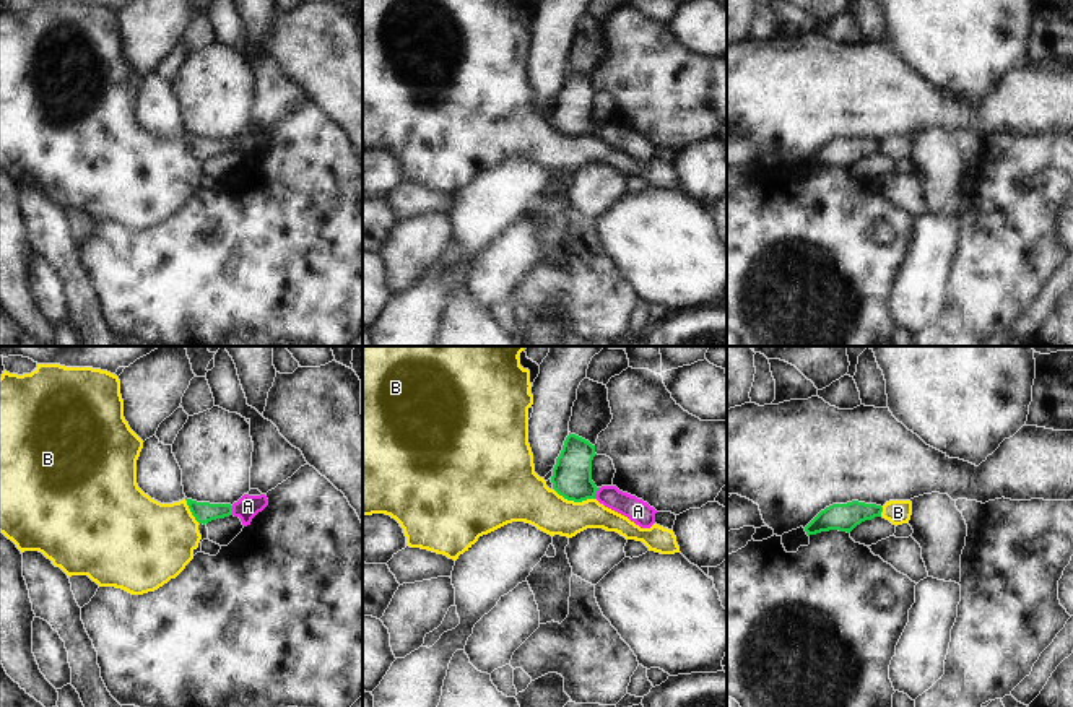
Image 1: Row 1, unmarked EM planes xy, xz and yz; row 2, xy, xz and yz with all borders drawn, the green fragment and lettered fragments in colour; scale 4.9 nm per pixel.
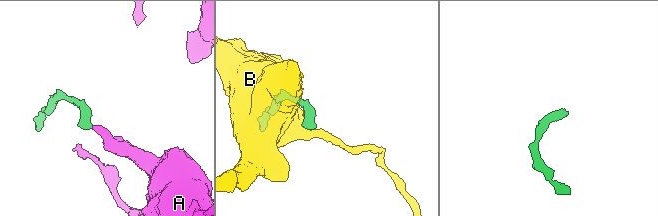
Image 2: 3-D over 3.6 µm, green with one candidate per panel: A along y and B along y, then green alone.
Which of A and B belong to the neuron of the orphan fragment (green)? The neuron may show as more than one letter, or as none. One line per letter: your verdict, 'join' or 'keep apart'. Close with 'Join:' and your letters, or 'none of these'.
A: join
B: keep apart
Join: A

